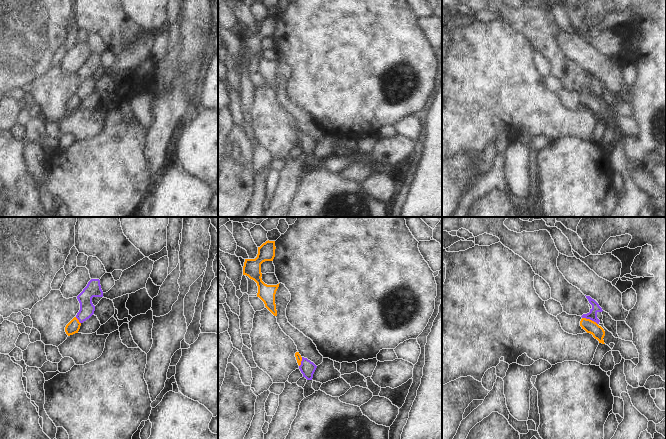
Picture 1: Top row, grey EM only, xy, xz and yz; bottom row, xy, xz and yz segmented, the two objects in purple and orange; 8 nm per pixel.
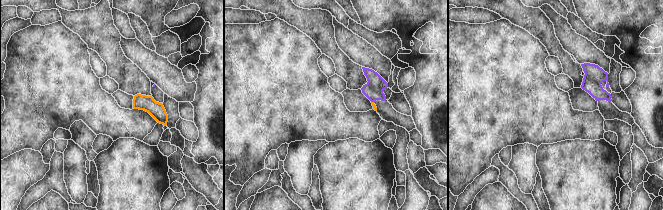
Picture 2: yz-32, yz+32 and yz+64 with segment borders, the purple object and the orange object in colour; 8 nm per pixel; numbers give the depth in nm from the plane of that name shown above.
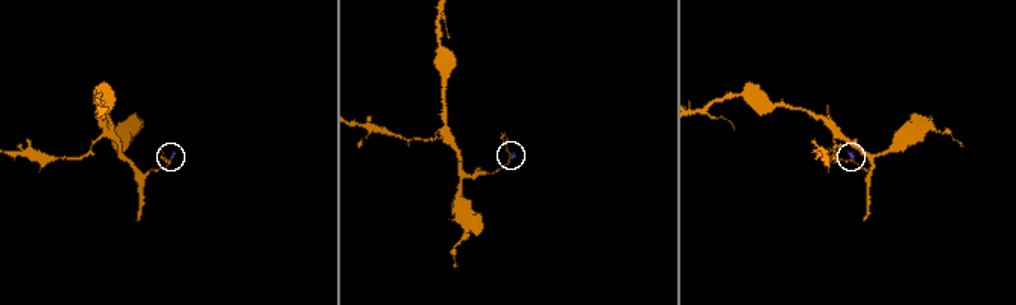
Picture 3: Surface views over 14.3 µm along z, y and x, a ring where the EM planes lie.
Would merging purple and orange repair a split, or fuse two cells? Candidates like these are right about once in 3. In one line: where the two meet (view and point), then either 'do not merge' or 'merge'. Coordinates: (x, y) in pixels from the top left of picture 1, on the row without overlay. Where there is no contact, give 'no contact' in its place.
yz (590, 95) | do not merge

